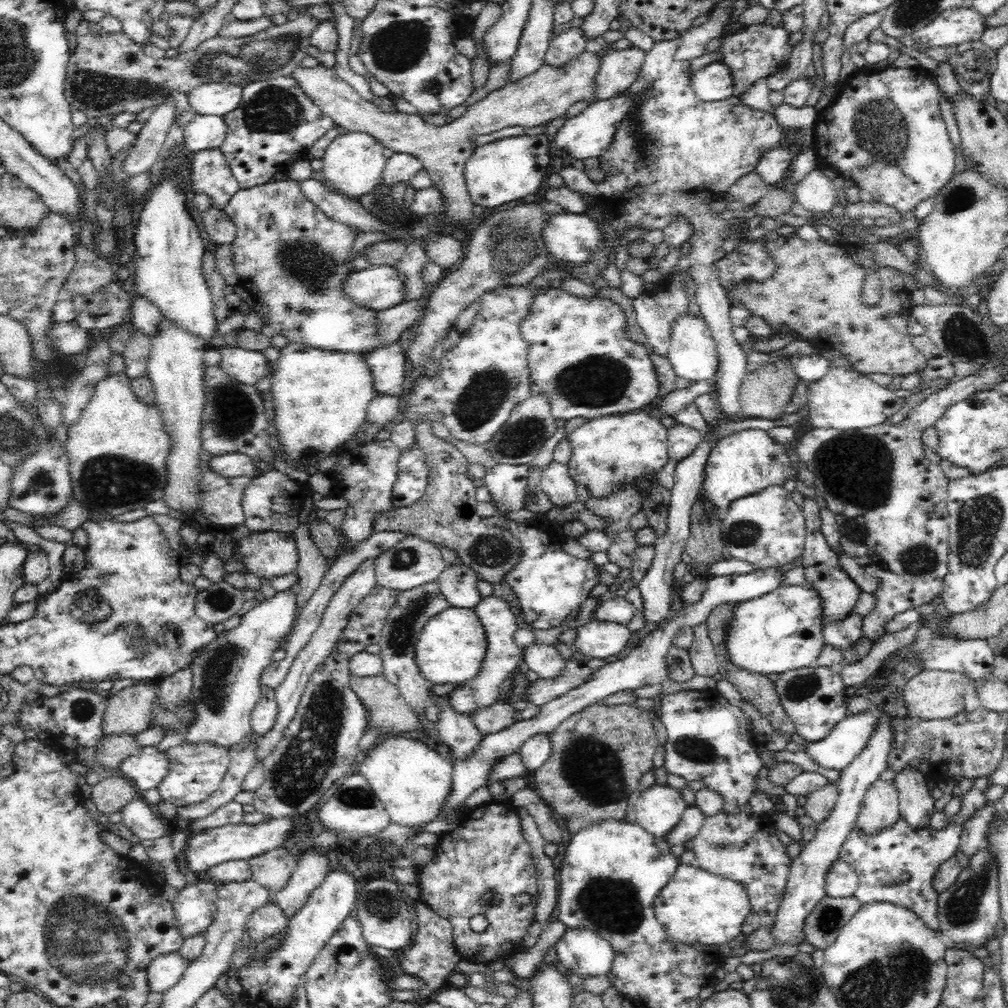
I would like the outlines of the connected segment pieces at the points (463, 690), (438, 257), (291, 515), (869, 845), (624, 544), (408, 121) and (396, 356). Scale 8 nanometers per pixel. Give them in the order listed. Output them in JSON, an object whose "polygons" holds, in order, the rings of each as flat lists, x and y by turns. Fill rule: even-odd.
{"polygons":[[[494,595,485,596,475,606,476,614,486,631,486,641,488,641,488,650,484,656,484,662,480,666,480,672,474,680,462,684,460,688,454,689,448,700,455,712,472,716,478,708,486,708,495,704,502,696,503,687,508,682,513,672,523,662,523,649,514,643,514,634,519,628,516,614,510,609,510,602]],[[440,233,431,234,425,244,429,262,440,265,445,273,456,270,463,262,464,248,452,236,444,236]],[[273,468,253,478,242,496,241,505,245,516,243,522,252,533,266,531,294,532,300,524,300,510,304,504,302,486,288,475]],[[981,776,972,781,971,787,961,796,960,810,950,818,950,824,943,830,933,831,929,827,912,830,904,823,902,817,892,827,887,827,872,837,864,835,855,826,846,842,842,844,839,858,857,872,859,885,855,897,862,905,889,902,912,909,928,928,940,934,940,921,937,915,939,892,932,887,936,870,959,849,965,823,973,818,974,812,990,804,986,798,986,790,990,785,988,776]],[[626,484,624,490,618,490,618,492,612,492,604,498,590,498,585,502,586,508,599,516,605,518,609,522,604,528,603,533,607,534,611,538,611,543,606,549,609,561,612,564,616,564,621,569,630,568,634,558,636,556,636,548,639,547,638,539,636,538,637,531,630,529,630,518,634,516,638,511,643,510,643,502,646,500,647,492,637,491,637,488,631,488,631,484]],[[593,46,588,47,565,65,552,66,544,63,536,72,520,78,518,82,508,82,488,93,482,100,468,107,464,114,443,126,426,123,417,114,383,111,375,104,364,100,352,85,342,80,332,68,297,66,291,74,298,86,319,106,324,114,333,119,342,130,364,132,375,138,395,153,406,153,421,160,428,171,433,185,440,191,446,202,444,214,452,224,475,224,473,202,469,198,464,178,465,164,475,151,473,138,481,134,498,132,510,126,534,128,548,124,554,118,565,114,576,102,596,101,596,74,601,57]],[[398,343,385,348,376,348,365,354,366,363,373,376,373,385,377,394,404,396,404,386,408,384,408,361,402,346]]]}

